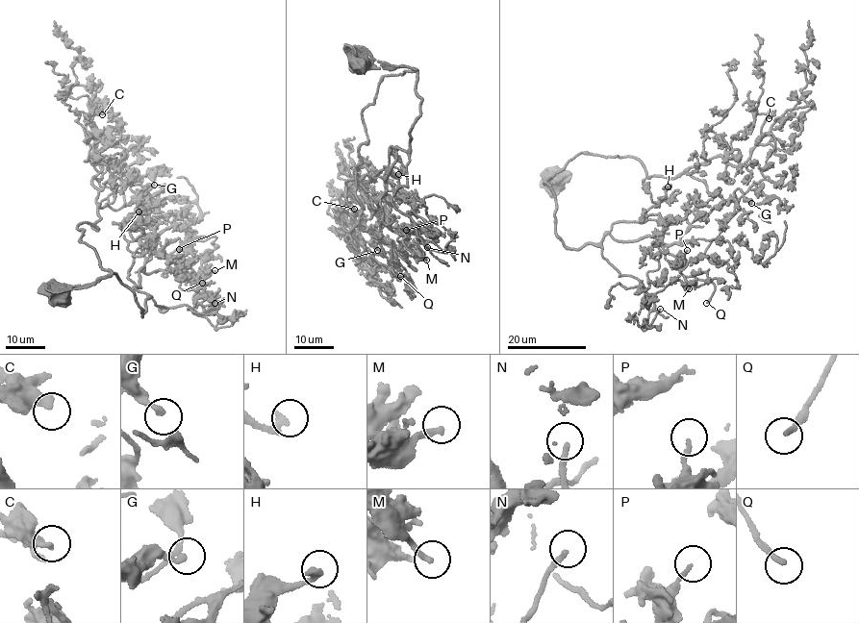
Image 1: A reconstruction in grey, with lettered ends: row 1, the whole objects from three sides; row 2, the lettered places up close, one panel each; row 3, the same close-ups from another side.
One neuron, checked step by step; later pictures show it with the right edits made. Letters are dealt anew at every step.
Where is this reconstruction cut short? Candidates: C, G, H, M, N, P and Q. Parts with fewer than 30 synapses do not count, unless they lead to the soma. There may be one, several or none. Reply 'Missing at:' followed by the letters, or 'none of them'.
Missing at: Q

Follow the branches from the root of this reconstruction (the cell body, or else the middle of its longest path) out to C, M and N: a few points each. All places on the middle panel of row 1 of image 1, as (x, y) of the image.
C: (361, 62), (416, 70), (386, 75), (363, 110), (367, 140), (339, 209), (341, 201), (354, 209)
M: (361, 62), (416, 71), (419, 112), (409, 150), (396, 149), (380, 201), (385, 224), (426, 260)
N: (361, 62), (416, 71), (421, 100), (407, 186), (391, 200), (424, 244), (442, 251), (427, 247)

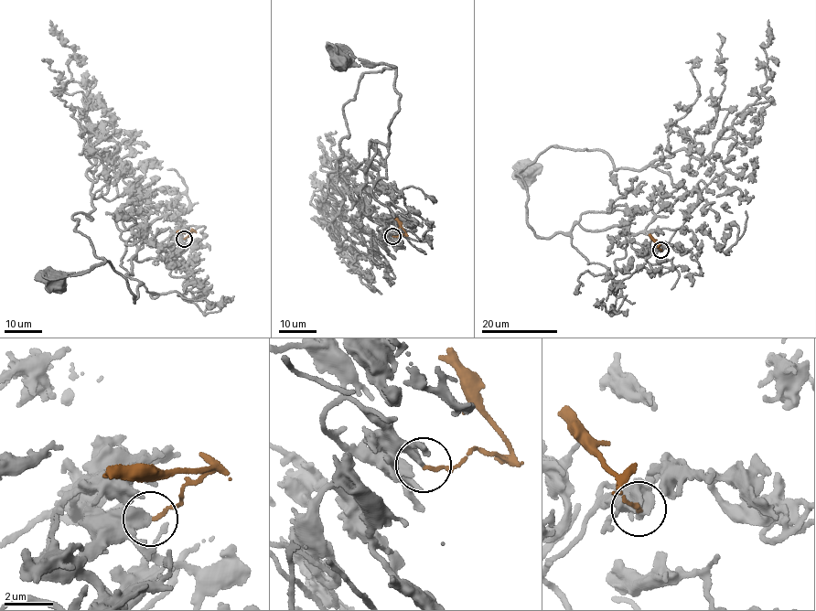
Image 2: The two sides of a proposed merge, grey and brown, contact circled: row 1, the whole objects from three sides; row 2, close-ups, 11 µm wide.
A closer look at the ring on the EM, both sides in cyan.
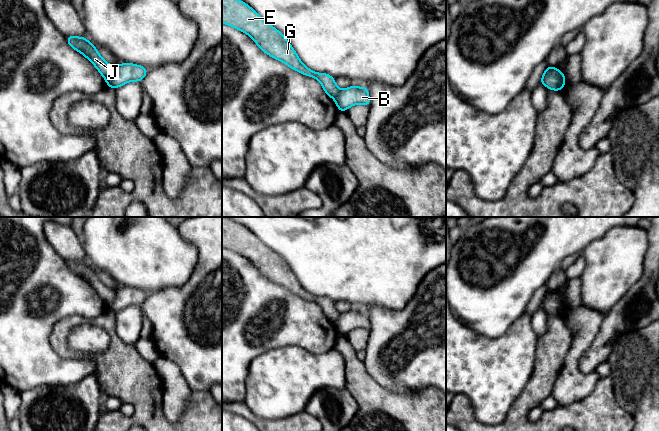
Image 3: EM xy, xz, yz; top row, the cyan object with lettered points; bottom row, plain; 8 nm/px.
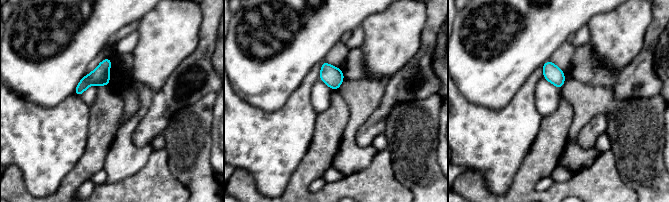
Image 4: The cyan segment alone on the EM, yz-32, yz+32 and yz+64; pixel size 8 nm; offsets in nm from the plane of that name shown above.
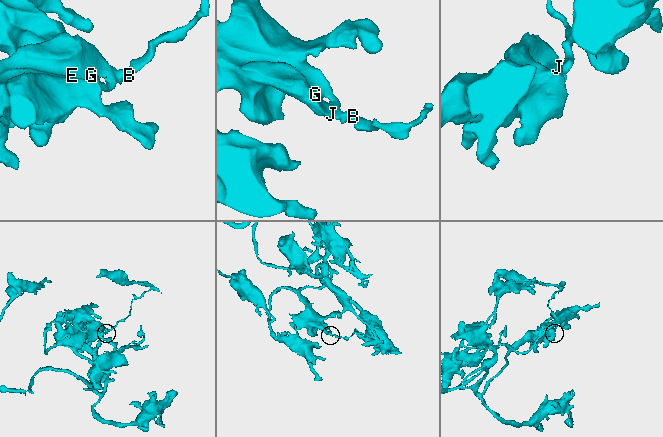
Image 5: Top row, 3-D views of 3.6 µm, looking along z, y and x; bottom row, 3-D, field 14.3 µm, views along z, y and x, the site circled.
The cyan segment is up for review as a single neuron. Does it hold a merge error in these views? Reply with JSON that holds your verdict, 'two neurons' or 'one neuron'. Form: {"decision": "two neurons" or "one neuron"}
{"decision": "two neurons"}

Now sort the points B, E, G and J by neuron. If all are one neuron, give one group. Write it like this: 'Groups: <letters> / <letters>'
Groups: B / E G J

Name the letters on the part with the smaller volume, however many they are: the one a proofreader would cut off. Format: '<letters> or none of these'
B

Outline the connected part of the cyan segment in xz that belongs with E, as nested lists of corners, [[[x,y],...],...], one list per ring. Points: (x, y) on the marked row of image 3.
[[[222,0],[222,23],[248,34],[259,48],[270,57],[288,65],[293,70],[317,79],[326,95],[335,99],[340,89],[335,78],[327,73],[317,73],[307,68],[285,36],[241,0]]]

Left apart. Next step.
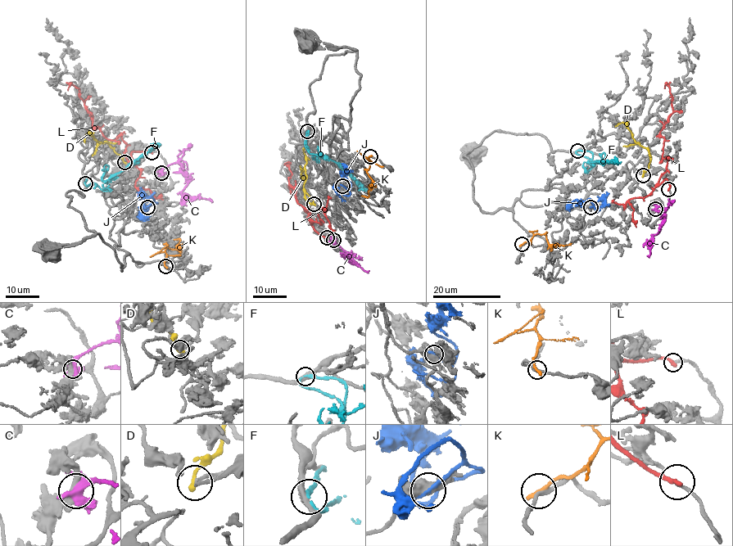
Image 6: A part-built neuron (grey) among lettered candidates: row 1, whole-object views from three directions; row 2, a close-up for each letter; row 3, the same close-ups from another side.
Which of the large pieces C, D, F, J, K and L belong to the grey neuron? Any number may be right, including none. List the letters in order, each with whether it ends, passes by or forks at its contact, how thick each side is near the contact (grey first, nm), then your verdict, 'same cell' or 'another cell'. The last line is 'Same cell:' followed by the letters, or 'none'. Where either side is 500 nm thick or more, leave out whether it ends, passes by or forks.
C: it forks | 420/440 nm | another cell
D: it ends | 170/320 nm | another cell
F: it passes by | 400/160 nm | another cell
J: 550/240 nm | same cell
K: it ends | 200/280 nm | another cell
L: it ends | 180/300 nm | another cell
Same cell: J

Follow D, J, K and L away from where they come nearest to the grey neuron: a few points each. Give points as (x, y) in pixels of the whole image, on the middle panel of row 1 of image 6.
D: (314, 204), (305, 199), (304, 190), (306, 176), (305, 148)
J: (342, 186), (349, 189), (350, 185), (341, 177), (344, 168), (353, 171)
K: (370, 156), (369, 168), (366, 171), (372, 180), (372, 187), (367, 197), (361, 196)
L: (327, 237), (311, 225), (307, 211), (299, 205), (295, 186), (288, 185), (291, 176), (288, 163), (285, 163)

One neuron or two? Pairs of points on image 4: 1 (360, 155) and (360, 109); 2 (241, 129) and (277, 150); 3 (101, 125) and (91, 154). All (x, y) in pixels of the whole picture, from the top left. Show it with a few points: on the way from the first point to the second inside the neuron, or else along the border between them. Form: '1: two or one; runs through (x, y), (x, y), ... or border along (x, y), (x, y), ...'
1: one; runs through (350, 144), (350, 130), (356, 120)
2: one; runs through (250, 138), (268, 144)
3: one; runs through (101, 132), (97, 147)

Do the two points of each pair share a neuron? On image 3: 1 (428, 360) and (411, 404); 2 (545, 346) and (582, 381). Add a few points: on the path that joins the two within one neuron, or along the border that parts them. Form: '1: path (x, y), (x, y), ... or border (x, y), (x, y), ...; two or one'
1: border (435, 387), (423, 387), (406, 393), (394, 393); two
2: border (572, 340), (554, 384); two

